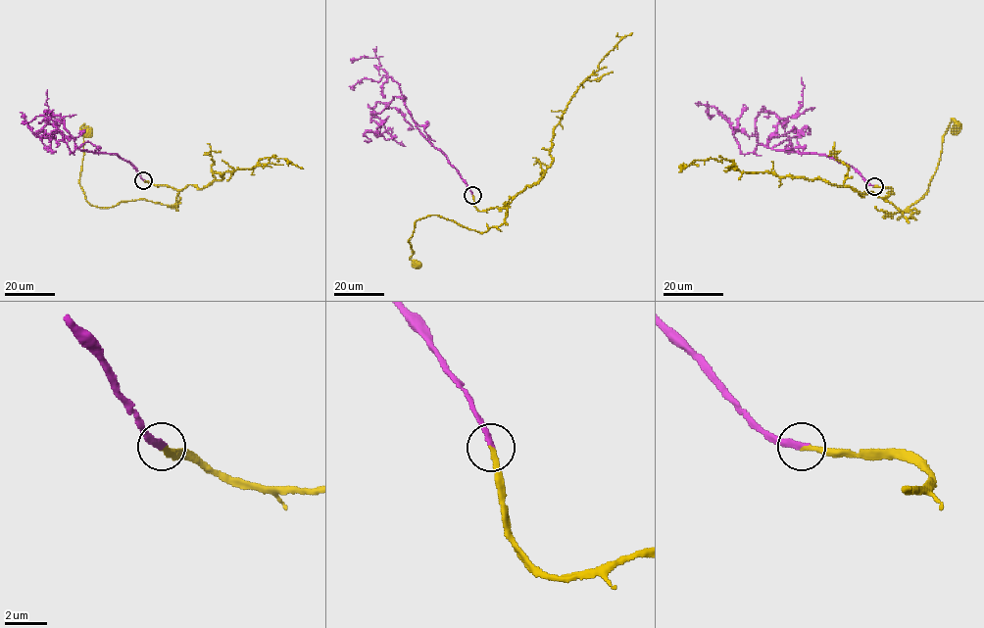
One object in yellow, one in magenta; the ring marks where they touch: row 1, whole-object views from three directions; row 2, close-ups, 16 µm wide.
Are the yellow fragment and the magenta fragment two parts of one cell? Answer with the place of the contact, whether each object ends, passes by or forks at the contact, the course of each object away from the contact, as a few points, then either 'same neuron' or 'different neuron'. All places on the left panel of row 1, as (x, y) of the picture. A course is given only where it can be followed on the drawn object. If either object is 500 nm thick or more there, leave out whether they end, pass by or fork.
place (143, 180); yellow ends; magenta ends; course yellow (143, 179), (178, 191), (175, 208), (145, 199), (92, 206), (79, 184), (80, 127), (86, 130); course magenta (143, 179), (115, 154), (79, 150), (59, 116), (44, 119), (49, 150), (35, 133), (40, 129), (35, 137); same neuron

